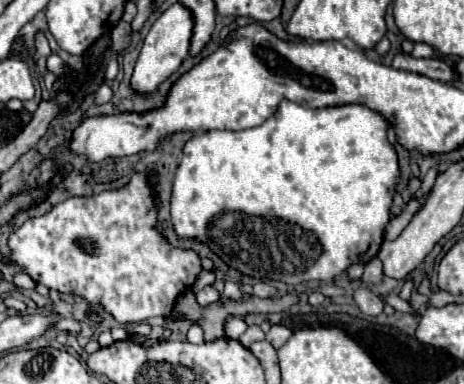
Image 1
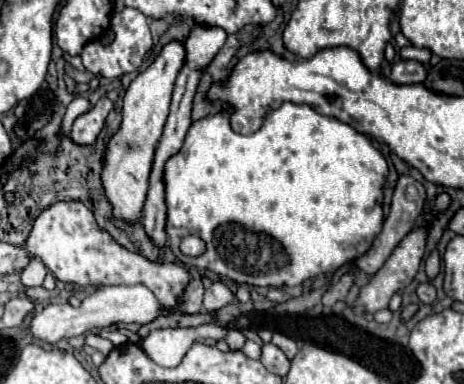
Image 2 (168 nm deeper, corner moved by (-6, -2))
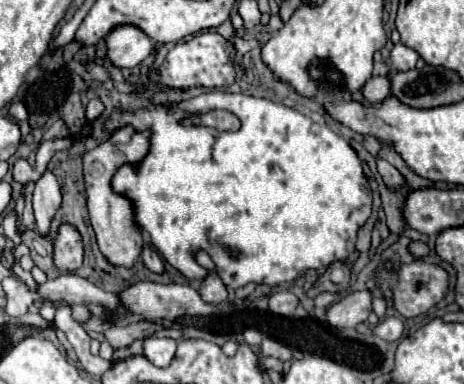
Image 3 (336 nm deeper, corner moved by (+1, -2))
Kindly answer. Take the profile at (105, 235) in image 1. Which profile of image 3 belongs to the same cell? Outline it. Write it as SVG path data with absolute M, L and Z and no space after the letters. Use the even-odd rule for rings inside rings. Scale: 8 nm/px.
M60 223L54 239L54 265L64 273L74 273L82 267L84 243L78 229L70 223Z

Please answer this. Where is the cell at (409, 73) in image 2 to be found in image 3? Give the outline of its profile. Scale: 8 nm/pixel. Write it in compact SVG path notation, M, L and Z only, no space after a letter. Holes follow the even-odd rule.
M380 75L380 77L372 77L366 81L364 85L364 99L370 103L370 105L376 105L380 103L384 97L388 97L392 89L392 81L388 75Z

